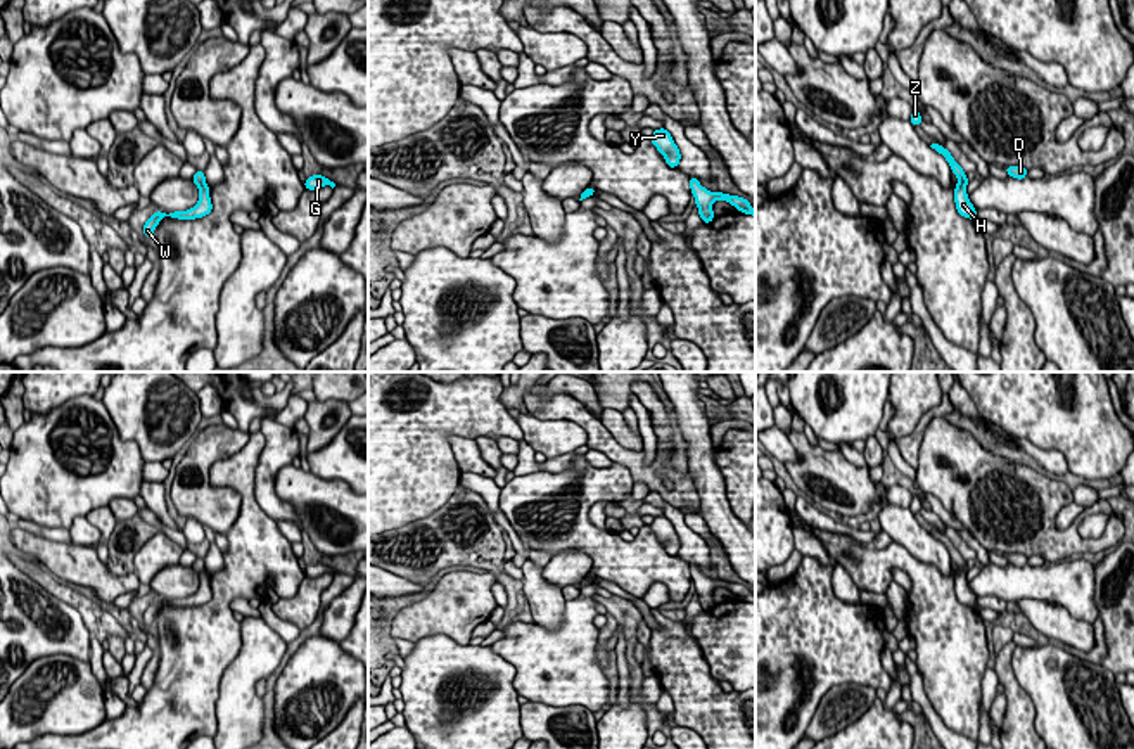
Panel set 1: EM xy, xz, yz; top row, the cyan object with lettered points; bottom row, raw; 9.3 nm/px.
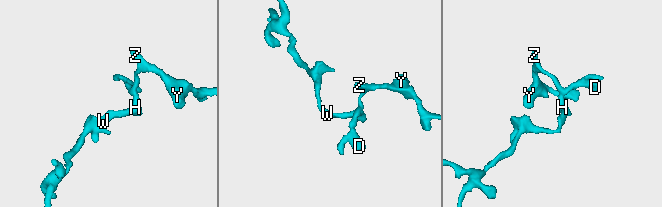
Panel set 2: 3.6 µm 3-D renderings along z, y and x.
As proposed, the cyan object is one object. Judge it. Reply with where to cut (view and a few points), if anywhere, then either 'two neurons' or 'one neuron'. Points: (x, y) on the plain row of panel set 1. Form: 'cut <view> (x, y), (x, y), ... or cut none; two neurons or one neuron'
cut yz (958, 569), (965, 573); two neurons

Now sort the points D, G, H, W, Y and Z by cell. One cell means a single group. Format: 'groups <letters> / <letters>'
groups D G Y Z / H W

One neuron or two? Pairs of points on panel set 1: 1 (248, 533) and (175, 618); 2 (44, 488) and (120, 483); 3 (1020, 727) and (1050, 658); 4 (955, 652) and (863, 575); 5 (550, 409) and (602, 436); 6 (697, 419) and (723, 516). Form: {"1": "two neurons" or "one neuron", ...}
{"1": "one neuron", "2": "one neuron", "3": "two neurons", "4": "one neuron", "5": "one neuron", "6": "one neuron"}

